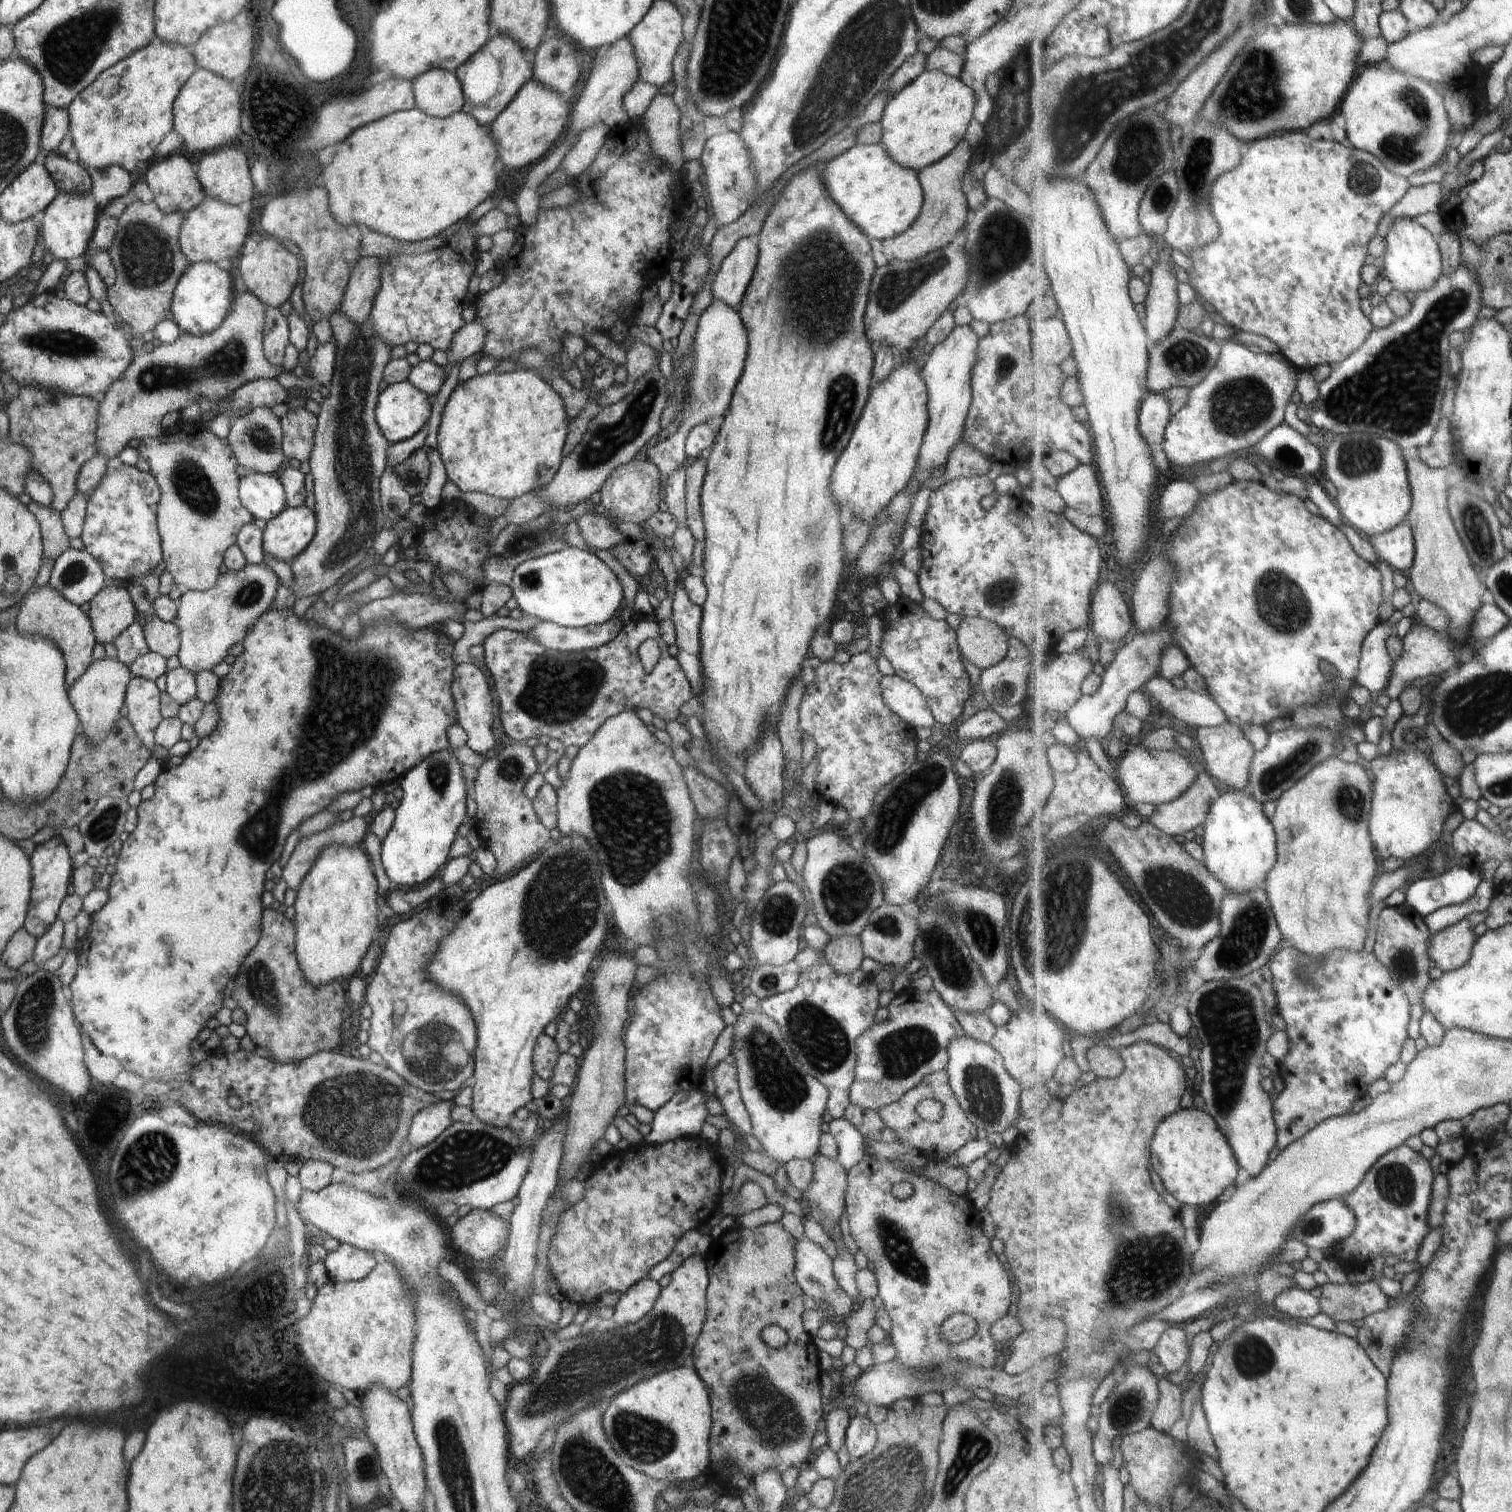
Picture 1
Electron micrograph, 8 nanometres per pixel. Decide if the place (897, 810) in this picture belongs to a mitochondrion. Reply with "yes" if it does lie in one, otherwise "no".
yes

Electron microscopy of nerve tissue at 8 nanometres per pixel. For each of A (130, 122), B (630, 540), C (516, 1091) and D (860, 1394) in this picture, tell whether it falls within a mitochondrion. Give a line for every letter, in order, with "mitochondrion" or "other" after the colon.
A: other
B: other
C: other
D: other

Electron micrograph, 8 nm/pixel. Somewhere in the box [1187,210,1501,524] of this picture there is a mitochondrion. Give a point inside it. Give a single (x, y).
(1394, 392)

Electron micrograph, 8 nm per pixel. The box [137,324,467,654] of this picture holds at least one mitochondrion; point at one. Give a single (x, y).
(190, 482)

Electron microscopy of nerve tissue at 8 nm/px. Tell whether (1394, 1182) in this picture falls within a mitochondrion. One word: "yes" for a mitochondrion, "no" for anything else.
yes

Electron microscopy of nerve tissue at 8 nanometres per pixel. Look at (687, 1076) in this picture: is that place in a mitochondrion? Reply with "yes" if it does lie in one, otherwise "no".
no

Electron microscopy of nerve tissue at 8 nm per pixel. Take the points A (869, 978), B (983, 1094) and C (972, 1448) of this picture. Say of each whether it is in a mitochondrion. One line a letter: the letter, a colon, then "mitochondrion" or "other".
A: other
B: mitochondrion
C: mitochondrion

